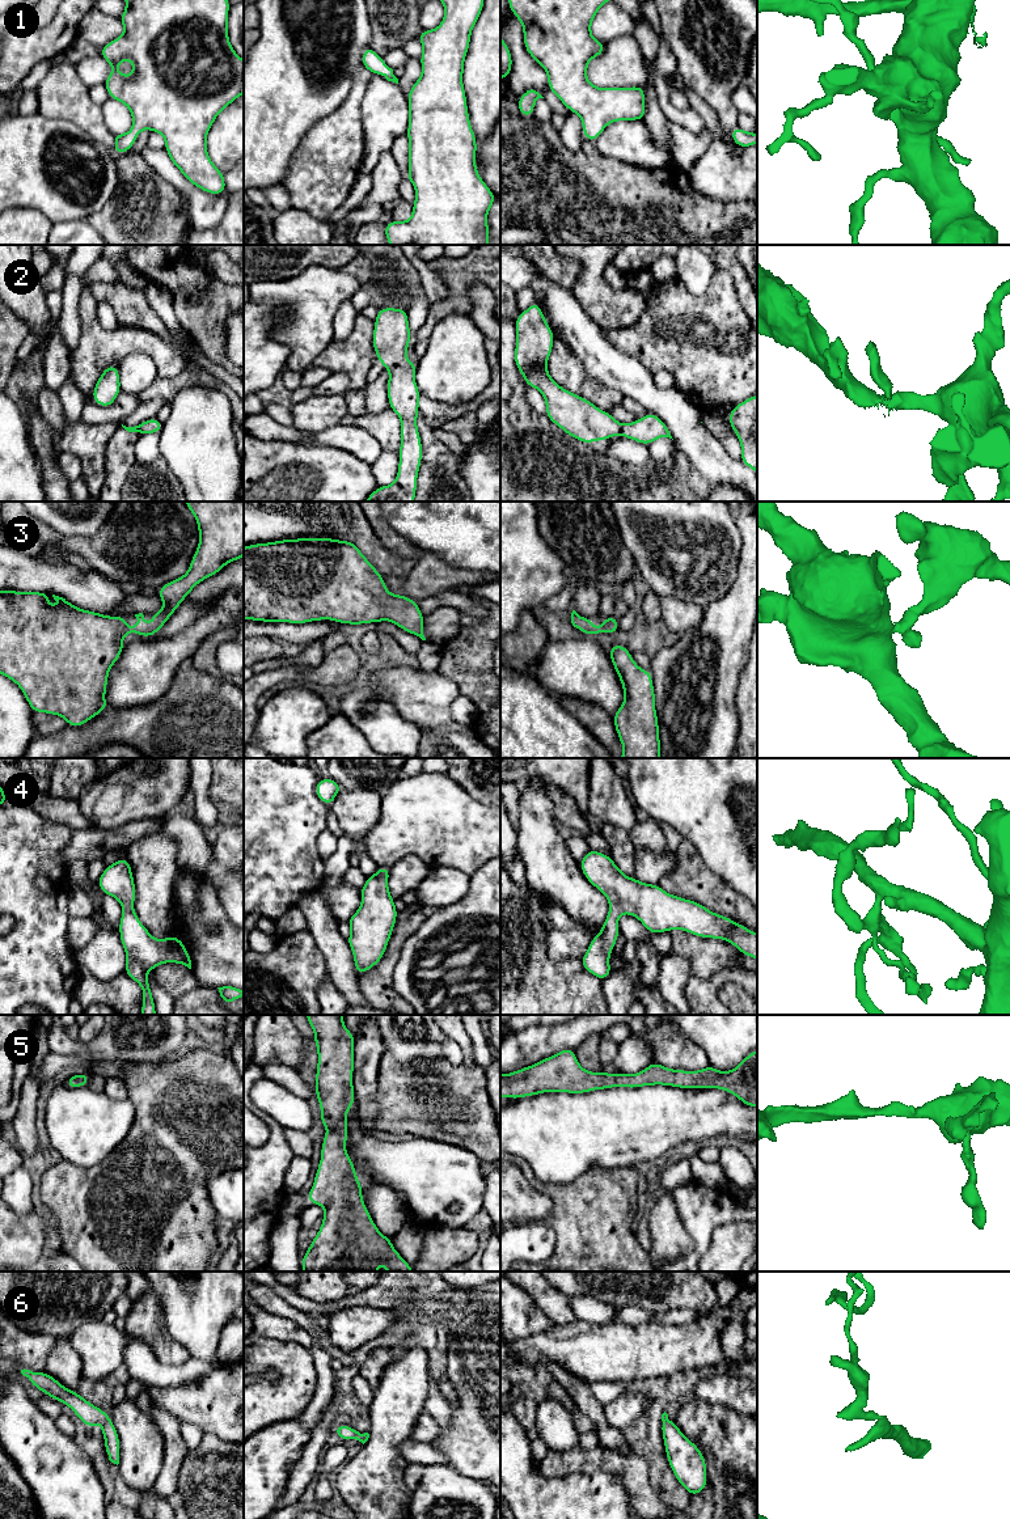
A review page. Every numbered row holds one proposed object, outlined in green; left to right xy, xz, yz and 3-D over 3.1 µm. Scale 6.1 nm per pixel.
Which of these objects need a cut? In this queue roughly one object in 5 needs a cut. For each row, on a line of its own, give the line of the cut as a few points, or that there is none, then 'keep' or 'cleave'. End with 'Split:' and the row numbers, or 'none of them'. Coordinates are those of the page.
1: no cut; keep
2: no cut; keep
3: no cut; keep
4: no cut; keep
5: no cut; keep
6: no cut; keep
Split: none of them

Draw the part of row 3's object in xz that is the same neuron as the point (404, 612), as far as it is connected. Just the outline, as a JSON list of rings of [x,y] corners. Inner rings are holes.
[[[329,537],[280,540],[244,547],[244,619],[295,625],[322,619],[364,625],[386,619],[426,640],[424,617],[418,601],[389,593],[384,577],[355,542]]]

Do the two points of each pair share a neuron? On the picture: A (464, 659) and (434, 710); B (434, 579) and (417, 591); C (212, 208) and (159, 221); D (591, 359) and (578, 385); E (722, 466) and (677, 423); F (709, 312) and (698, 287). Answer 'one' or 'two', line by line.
A: two
B: one
C: two
D: two
E: one
F: two

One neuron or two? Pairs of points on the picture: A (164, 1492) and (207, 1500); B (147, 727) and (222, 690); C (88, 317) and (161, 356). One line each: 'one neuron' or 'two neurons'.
A: two neurons
B: one neuron
C: one neuron

